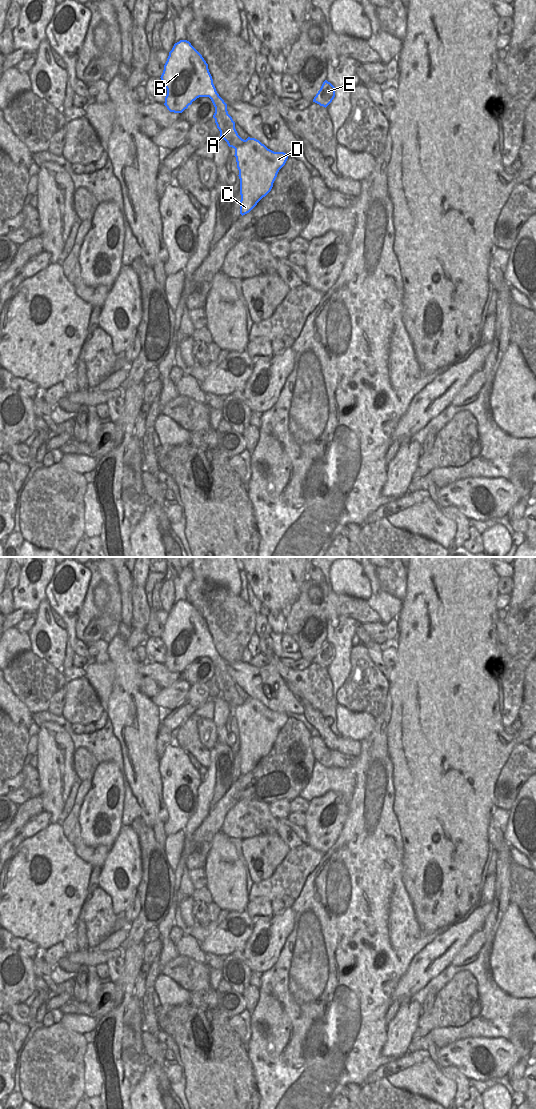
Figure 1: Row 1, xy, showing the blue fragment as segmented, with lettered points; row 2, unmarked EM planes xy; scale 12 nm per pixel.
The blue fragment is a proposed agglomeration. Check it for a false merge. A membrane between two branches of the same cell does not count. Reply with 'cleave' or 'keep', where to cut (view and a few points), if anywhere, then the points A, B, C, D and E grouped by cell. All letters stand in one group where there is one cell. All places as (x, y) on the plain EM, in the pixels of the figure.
cleave; cut in xy along (245, 700), (235, 709); A B / C D E

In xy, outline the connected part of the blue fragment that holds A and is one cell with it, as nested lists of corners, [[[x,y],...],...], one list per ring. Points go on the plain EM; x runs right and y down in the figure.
[[[189,601],[174,604],[160,638],[167,649],[164,665],[170,672],[182,673],[197,658],[209,657],[215,667],[213,678],[220,697],[234,709],[245,701],[238,695],[227,664],[216,651],[208,624]]]

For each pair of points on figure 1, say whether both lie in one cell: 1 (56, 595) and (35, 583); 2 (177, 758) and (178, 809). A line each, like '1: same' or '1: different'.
1: different
2: same

